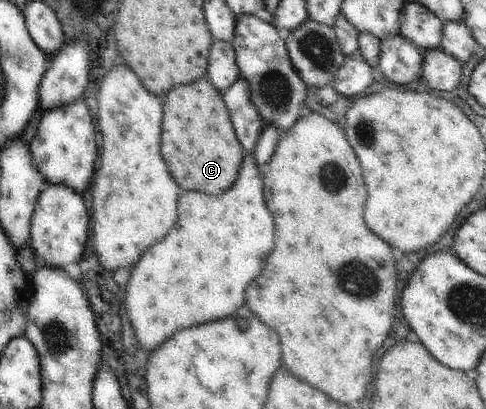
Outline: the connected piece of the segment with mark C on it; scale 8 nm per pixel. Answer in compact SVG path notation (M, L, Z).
M203 76L201 80L189 86L177 86L167 94L161 124L161 154L181 190L223 194L237 180L243 164L243 148L233 132L221 94L207 80L209 78Z

